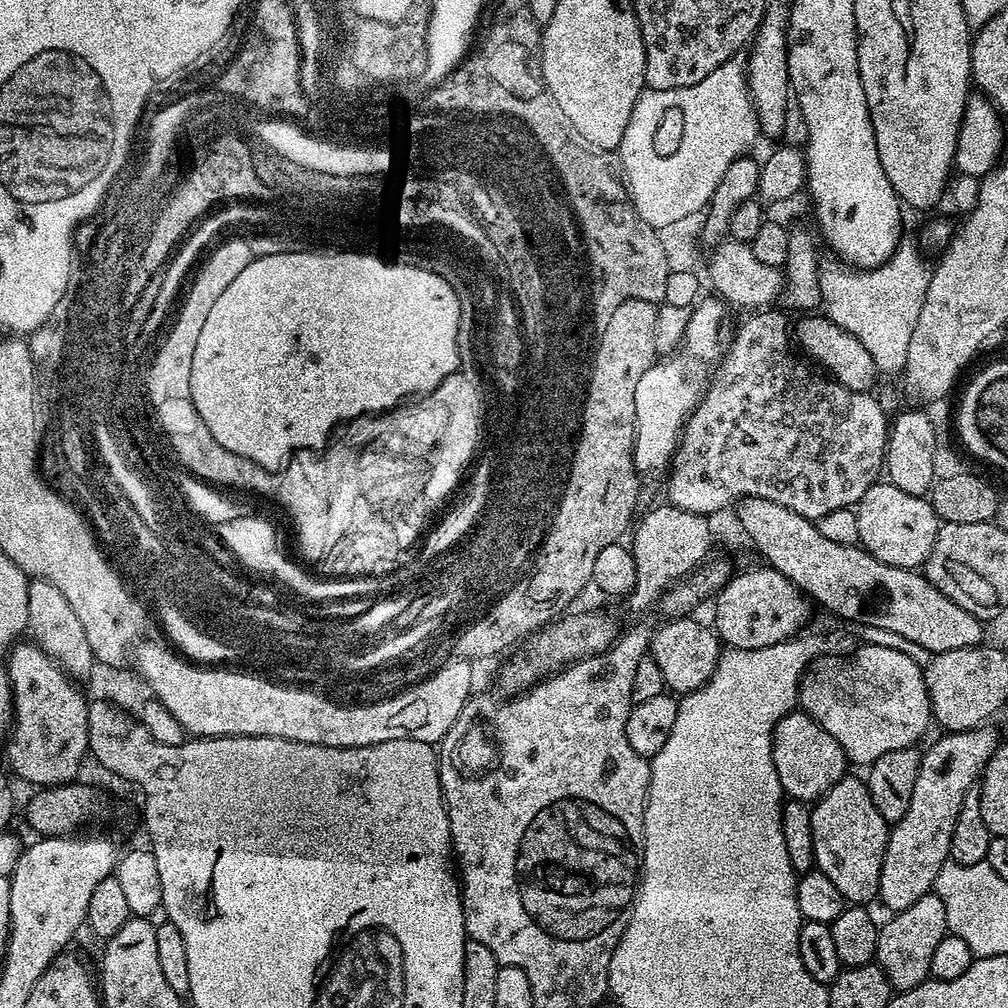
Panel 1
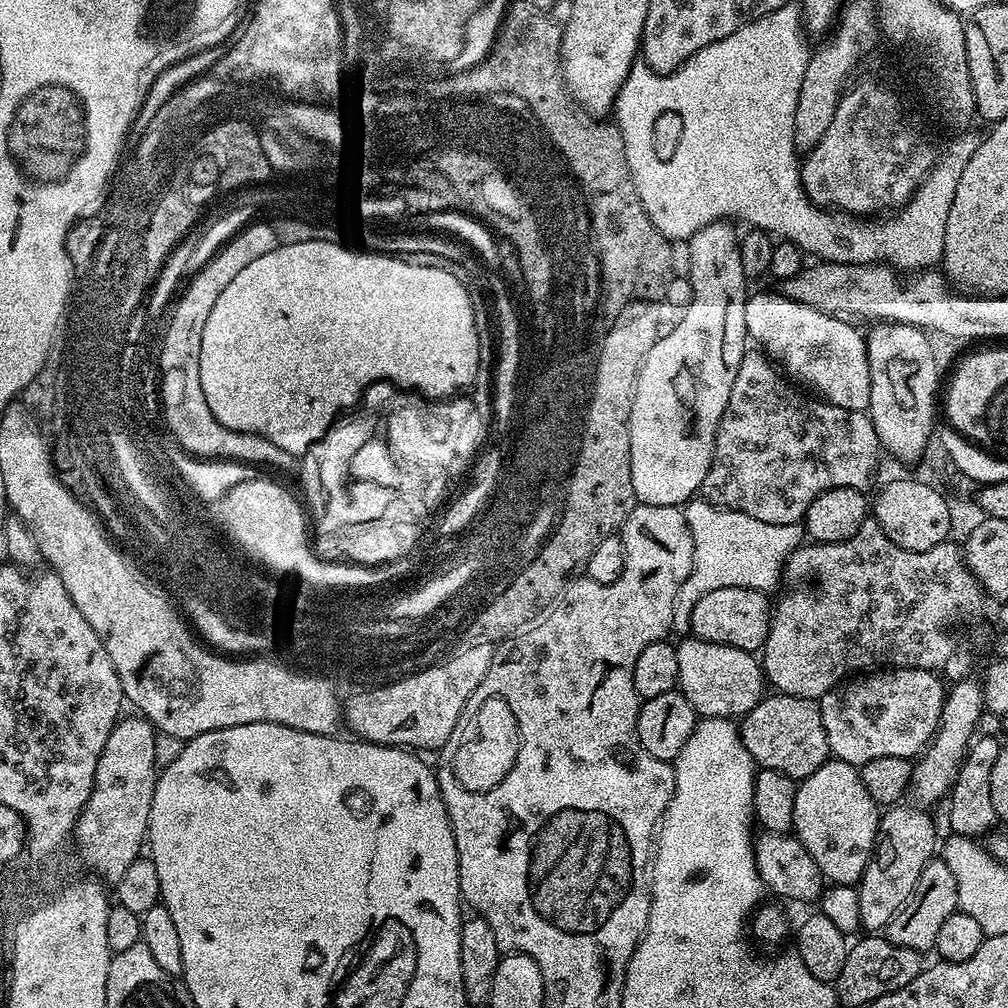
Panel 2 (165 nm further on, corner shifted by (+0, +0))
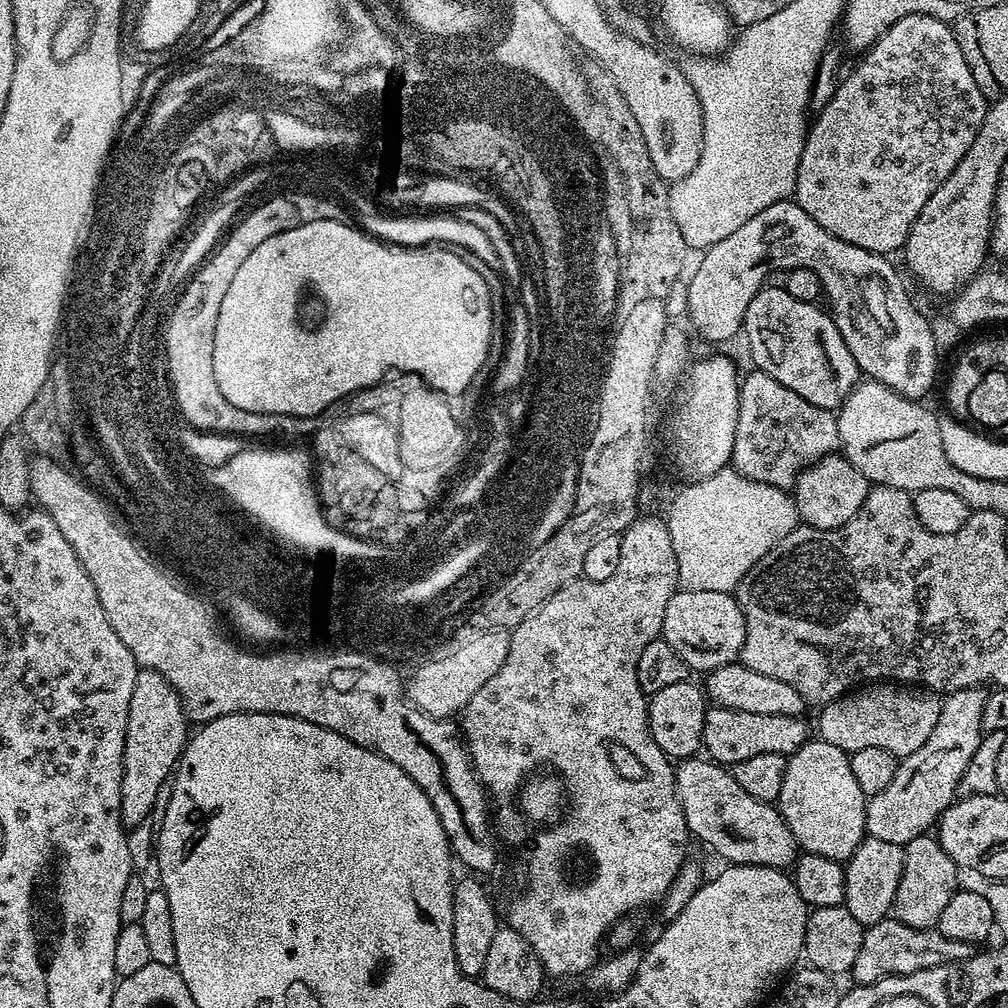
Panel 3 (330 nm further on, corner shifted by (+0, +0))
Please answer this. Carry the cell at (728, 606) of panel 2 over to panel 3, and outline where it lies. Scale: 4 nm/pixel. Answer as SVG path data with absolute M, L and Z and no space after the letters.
M678 590L666 602L662 639L688 663L693 673L707 674L716 668L737 663L746 638L746 622L732 592Z

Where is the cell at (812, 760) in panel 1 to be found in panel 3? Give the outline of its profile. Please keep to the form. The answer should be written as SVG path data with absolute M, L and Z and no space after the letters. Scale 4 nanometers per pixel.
M708 708L704 719L703 751L715 763L731 766L754 754L782 754L785 758L796 752L810 738L807 719L804 716L763 716L746 714L746 710Z

